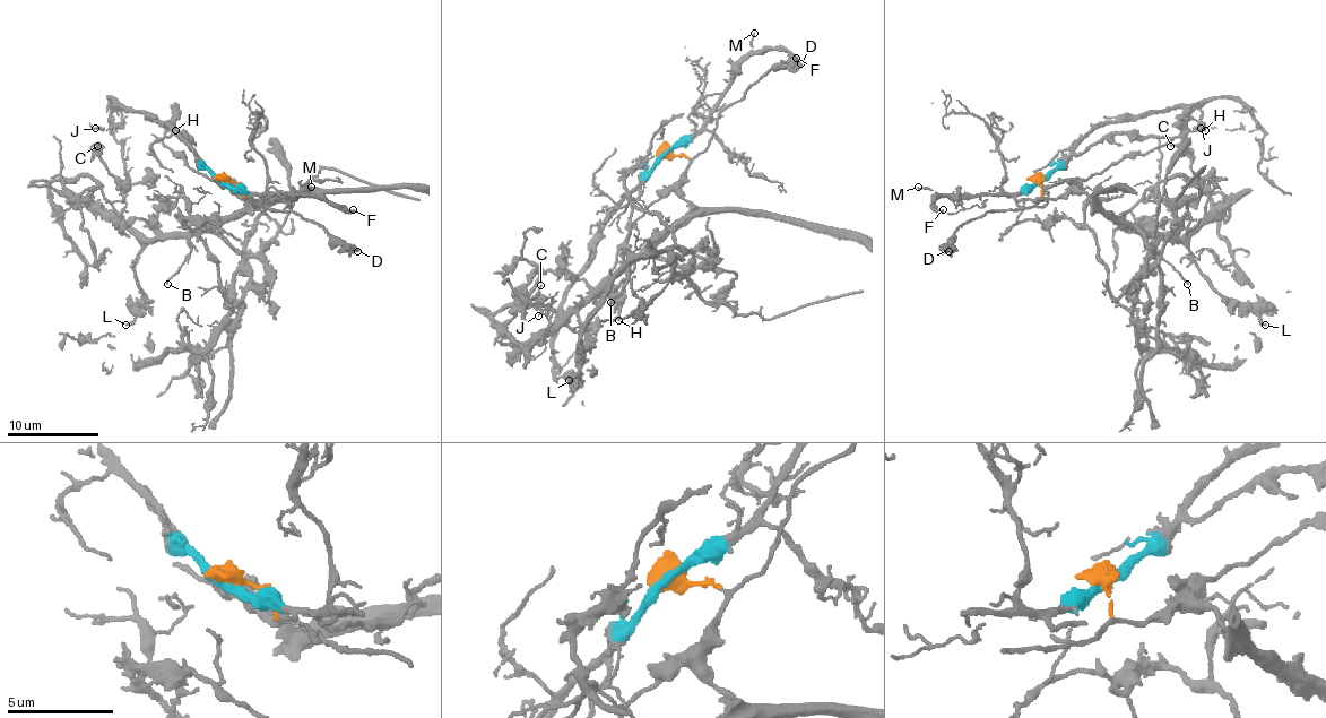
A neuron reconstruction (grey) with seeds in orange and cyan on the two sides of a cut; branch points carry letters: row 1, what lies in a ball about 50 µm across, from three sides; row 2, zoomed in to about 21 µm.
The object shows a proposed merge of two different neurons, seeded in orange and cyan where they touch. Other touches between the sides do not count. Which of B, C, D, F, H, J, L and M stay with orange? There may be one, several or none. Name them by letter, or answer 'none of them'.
B, C, D, L

